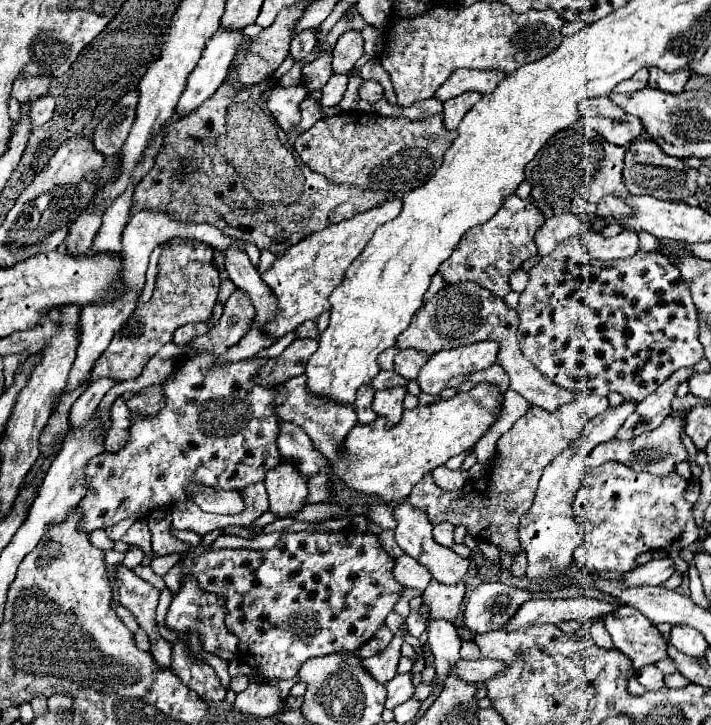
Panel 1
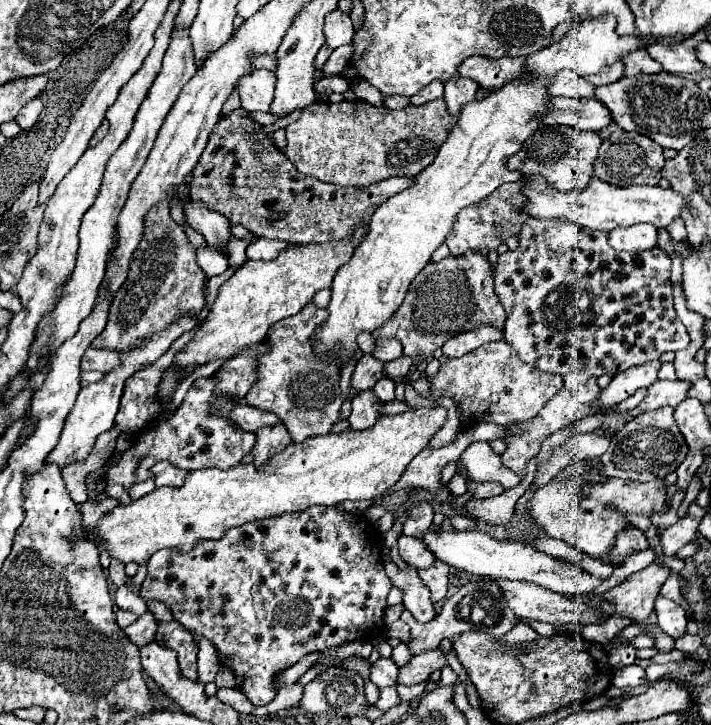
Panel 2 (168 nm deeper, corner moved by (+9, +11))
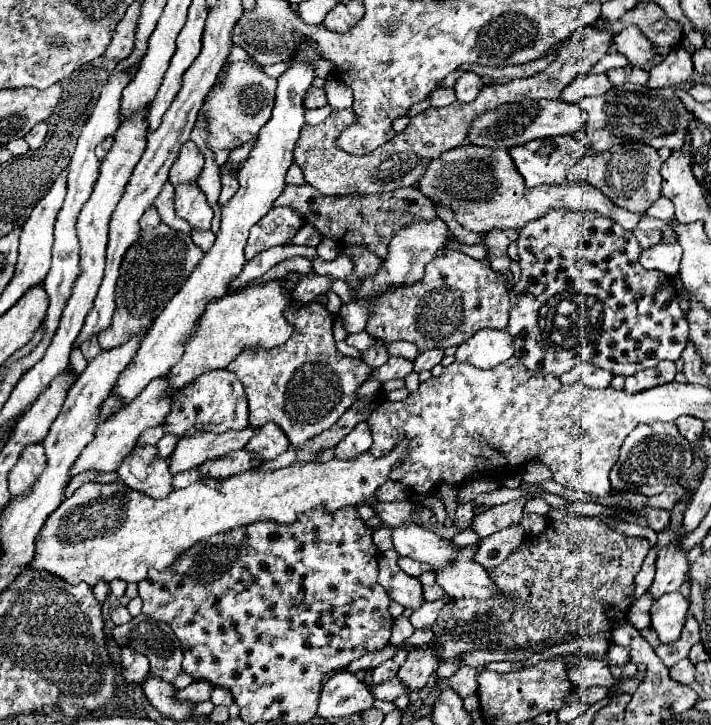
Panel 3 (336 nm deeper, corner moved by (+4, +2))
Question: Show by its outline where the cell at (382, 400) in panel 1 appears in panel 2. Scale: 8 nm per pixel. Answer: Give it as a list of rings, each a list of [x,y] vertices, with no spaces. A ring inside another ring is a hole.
[[[364,390],[360,392],[354,400],[352,400],[352,414],[348,418],[350,428],[352,430],[366,430],[372,428],[376,422],[376,408],[380,408],[380,400],[376,398],[376,394],[372,390]]]

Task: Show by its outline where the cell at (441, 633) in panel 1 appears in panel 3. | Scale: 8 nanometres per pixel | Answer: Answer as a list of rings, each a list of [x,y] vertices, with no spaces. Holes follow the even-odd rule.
[[[393,549],[383,551],[379,555],[379,585],[387,589],[393,601],[403,605],[405,609],[417,611],[423,605],[421,597],[421,583],[417,577],[409,577],[397,565],[397,553]]]

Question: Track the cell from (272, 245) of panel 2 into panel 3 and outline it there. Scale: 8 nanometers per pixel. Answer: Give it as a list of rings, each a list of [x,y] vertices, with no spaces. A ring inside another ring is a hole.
[[[315,255],[311,259],[311,265],[319,275],[329,275],[335,279],[347,279],[355,271],[355,263],[347,255],[337,255],[333,261],[325,261],[319,255]]]

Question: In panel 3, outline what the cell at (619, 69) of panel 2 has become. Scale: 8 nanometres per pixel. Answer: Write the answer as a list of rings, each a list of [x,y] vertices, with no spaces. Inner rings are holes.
[[[583,73],[577,75],[561,93],[561,99],[567,103],[577,103],[587,95],[603,95],[605,91],[611,89],[611,81],[605,73],[593,75],[593,73]]]

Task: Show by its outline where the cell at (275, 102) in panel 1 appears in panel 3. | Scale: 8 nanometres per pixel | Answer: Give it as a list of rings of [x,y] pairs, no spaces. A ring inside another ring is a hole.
[[[231,63],[225,71],[221,85],[215,89],[213,97],[207,99],[203,111],[209,119],[209,147],[233,149],[245,141],[253,141],[259,129],[269,121],[273,101],[275,101],[277,79],[271,79],[263,73],[261,67],[249,63]]]

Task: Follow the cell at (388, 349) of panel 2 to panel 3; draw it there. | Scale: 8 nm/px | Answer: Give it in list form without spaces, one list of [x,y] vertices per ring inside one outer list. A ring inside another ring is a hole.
[[[375,345],[375,347],[371,347],[369,351],[363,351],[361,353],[361,359],[371,367],[371,369],[377,369],[377,367],[381,367],[385,361],[389,361],[389,351],[387,351],[387,347],[385,345]]]

